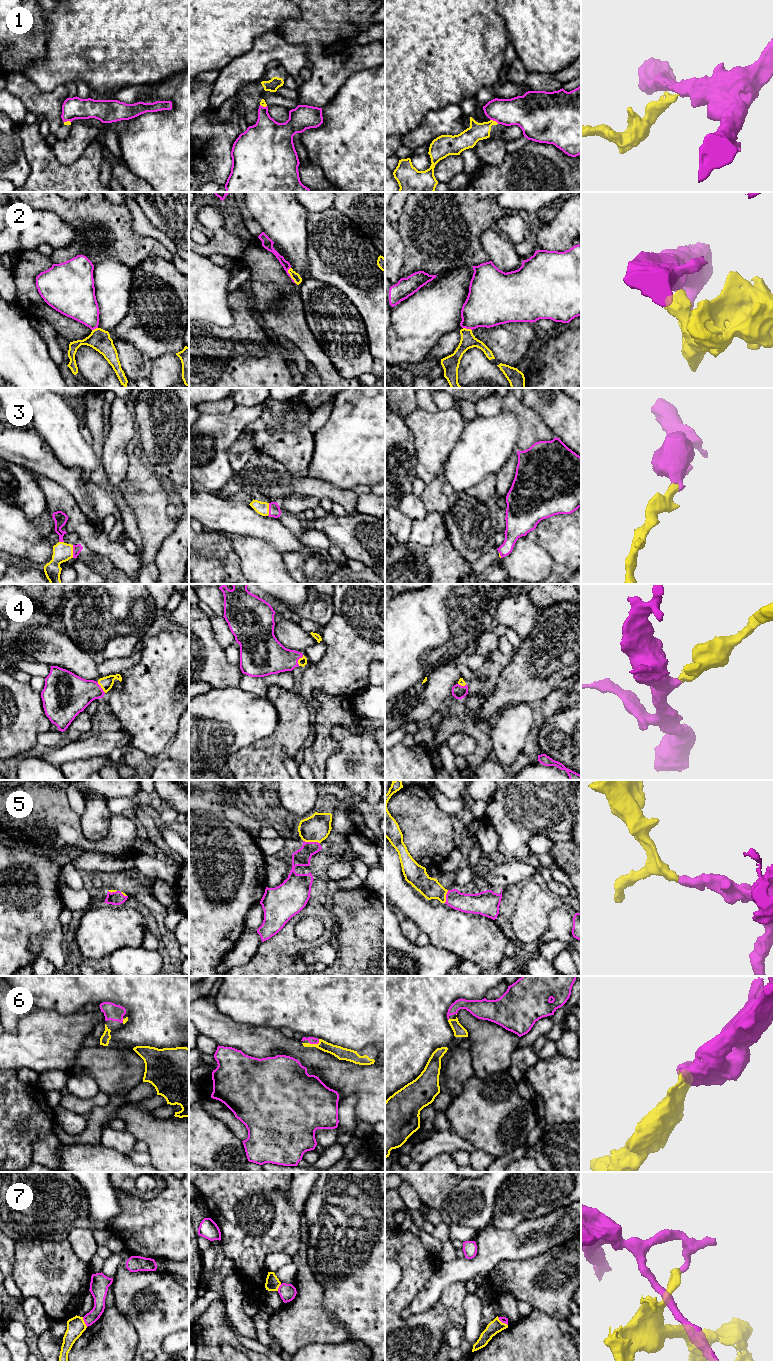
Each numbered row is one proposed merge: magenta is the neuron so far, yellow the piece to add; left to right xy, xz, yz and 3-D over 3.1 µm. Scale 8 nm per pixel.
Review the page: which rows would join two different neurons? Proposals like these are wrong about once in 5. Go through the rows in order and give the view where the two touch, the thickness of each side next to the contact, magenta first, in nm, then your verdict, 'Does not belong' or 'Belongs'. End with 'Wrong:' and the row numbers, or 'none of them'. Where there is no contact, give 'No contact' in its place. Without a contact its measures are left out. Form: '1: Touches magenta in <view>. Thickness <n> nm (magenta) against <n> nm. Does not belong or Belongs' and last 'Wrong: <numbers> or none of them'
1: Touches magenta in yz. Thickness 240 nm (magenta) against 140 nm. Does not belong
2: Touches magenta in xz. Thickness 70 nm (magenta) against 70 nm. Does not belong
3: Touches magenta in xy. Thickness 70 nm (magenta) against 160 nm. Belongs
4: Touches magenta in xz. Thickness 300 nm (magenta) against 70 nm. Belongs
5: Touches magenta in xz. Thickness 140 nm (magenta) against 220 nm. Belongs
6: Touches magenta in xz. Thickness 60 nm (magenta) against 100 nm. Belongs
7: Touches magenta in xy. Thickness 110 nm (magenta) against 150 nm. Does not belong
Wrong: 1, 2, 7

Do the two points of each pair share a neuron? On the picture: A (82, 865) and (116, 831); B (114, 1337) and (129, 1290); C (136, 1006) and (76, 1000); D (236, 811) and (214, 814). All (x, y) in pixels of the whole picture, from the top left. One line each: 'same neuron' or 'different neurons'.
A: different neurons
B: different neurons
C: same neuron
D: different neurons

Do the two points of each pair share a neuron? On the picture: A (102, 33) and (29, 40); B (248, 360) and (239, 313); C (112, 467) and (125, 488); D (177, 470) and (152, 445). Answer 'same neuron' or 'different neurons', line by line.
A: different neurons
B: same neuron
C: different neurons
D: same neuron

